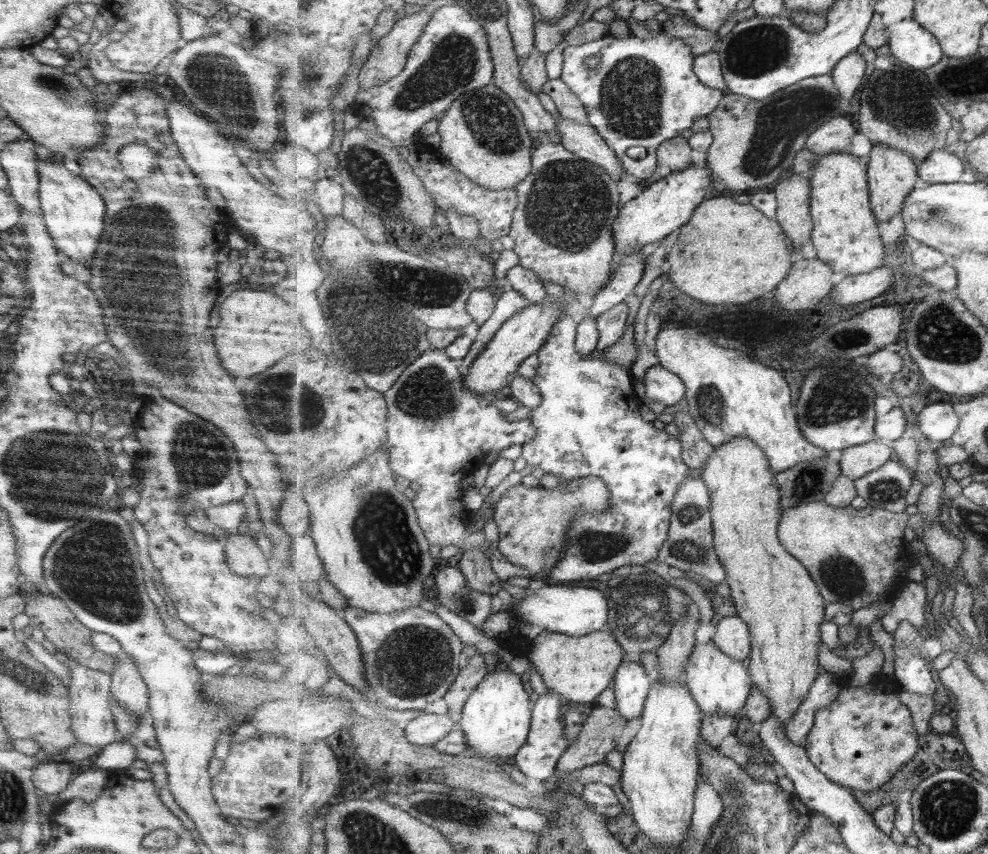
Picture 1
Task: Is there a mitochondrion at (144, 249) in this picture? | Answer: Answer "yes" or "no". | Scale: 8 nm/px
yes

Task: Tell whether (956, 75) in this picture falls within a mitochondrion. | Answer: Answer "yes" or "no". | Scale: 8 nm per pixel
no

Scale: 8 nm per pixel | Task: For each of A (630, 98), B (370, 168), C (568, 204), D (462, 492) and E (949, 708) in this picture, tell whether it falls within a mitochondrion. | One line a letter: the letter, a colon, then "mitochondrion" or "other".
A: mitochondrion
B: mitochondrion
C: mitochondrion
D: other
E: other

